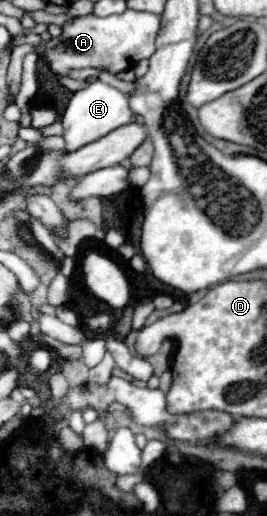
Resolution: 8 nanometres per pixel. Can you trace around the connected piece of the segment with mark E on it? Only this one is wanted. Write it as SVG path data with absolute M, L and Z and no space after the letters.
M95 81L89 87L73 93L73 97L67 105L67 111L61 119L63 129L65 129L63 139L67 141L65 151L75 151L75 149L95 141L95 139L107 135L109 131L113 131L121 125L127 125L131 121L133 121L133 111L129 107L129 97L103 81Z

